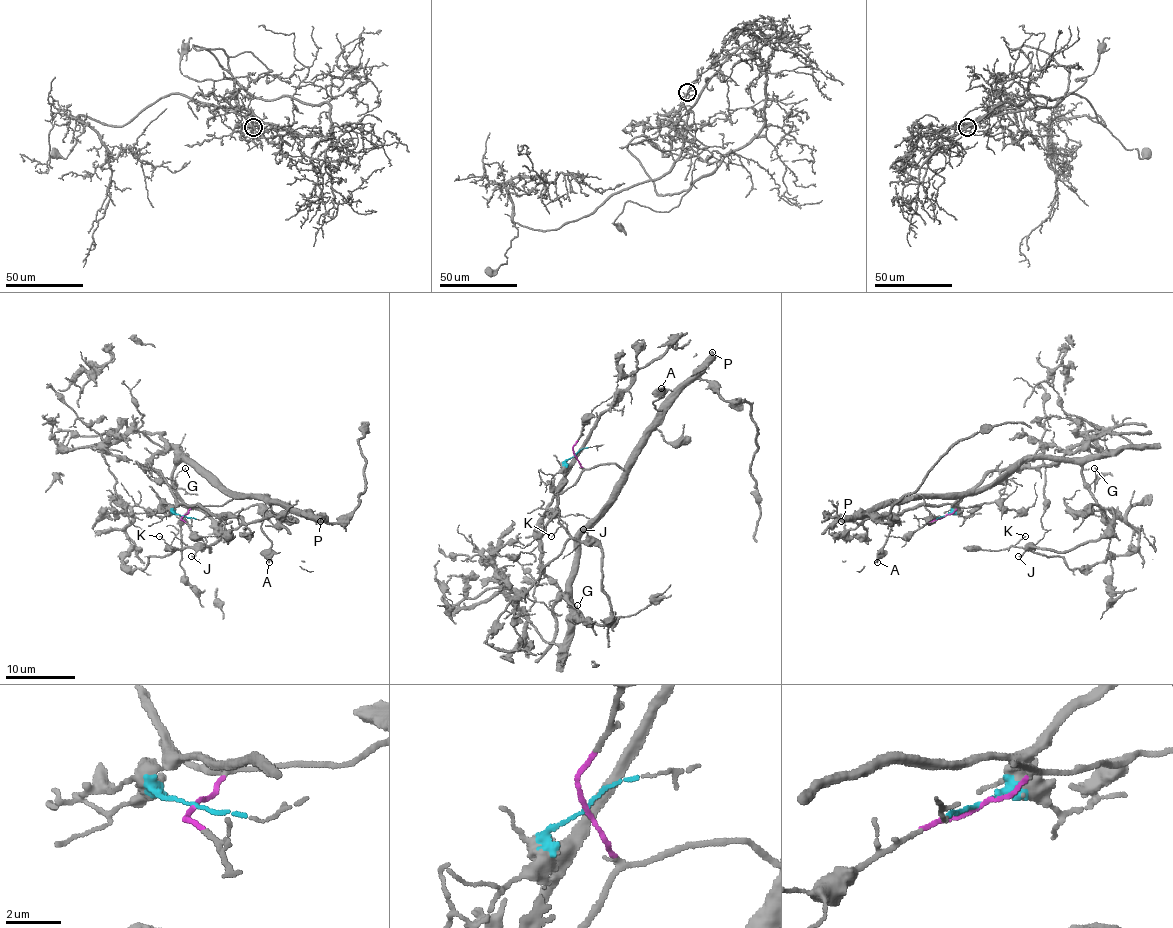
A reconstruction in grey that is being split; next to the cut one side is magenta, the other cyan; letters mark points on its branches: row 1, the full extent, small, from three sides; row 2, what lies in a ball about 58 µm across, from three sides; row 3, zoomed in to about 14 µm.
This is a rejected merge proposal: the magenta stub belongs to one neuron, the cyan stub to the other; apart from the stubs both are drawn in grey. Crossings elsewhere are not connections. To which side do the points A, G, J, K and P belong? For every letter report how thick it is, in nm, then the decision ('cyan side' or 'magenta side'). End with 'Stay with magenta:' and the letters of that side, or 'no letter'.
A: calibre 380 nm; magenta side
G: calibre 90 nm; magenta side
J: calibre 140 nm; magenta side
K: calibre 80 nm; magenta side
P: calibre 550 nm; magenta side
Stay with magenta: A, G, J, K, P

